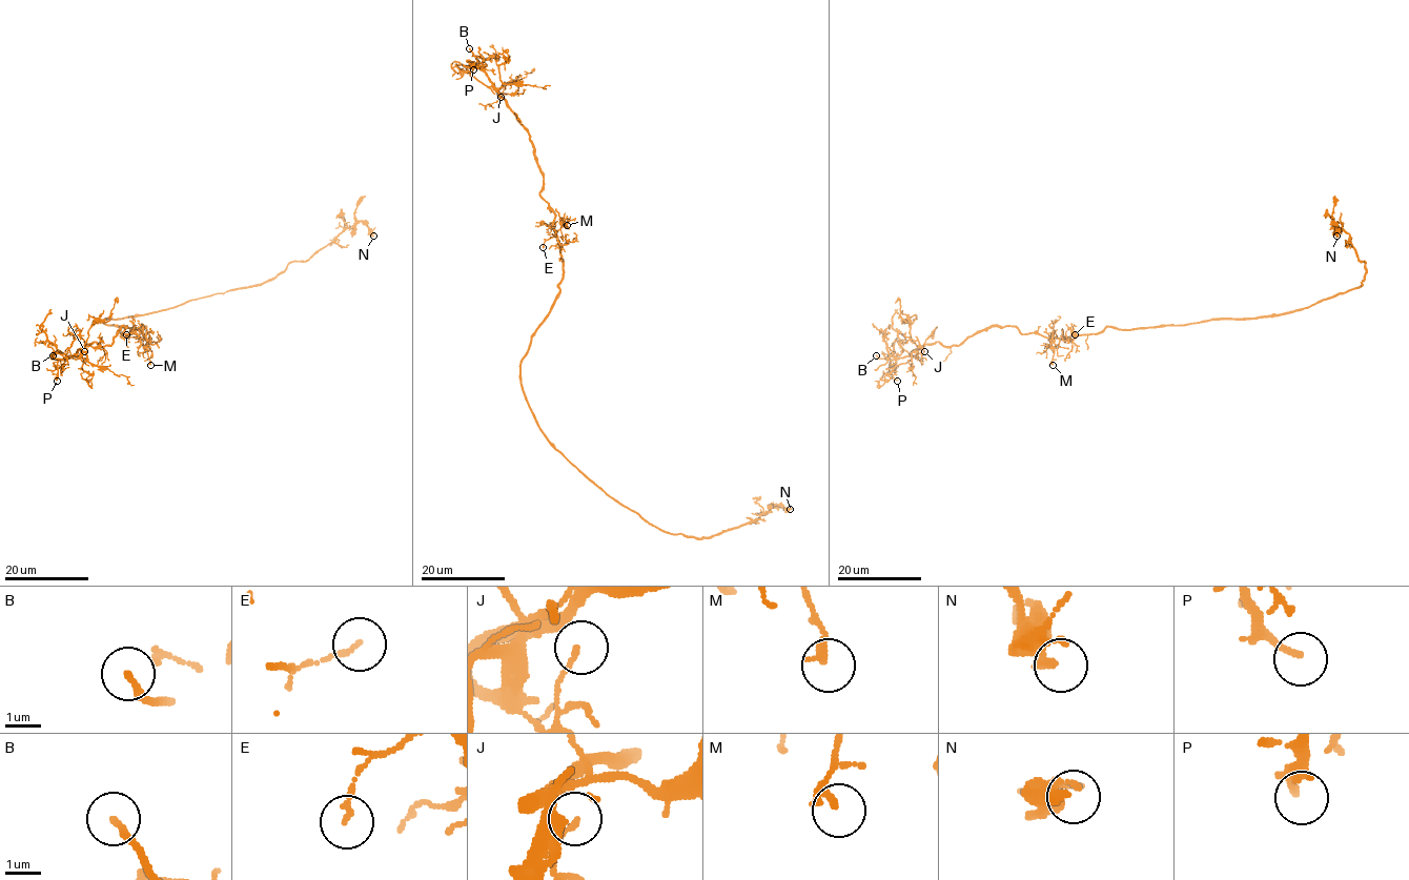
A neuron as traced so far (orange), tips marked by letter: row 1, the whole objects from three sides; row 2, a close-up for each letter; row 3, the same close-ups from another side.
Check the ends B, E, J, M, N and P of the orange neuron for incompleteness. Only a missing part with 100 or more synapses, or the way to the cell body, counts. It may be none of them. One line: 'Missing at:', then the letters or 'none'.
Missing at: B

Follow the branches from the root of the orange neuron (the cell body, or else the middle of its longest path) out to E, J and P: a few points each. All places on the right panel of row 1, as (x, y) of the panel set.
E: (1191, 323), (1131, 329), (1106, 327), (1097, 333), (1073, 339), (1063, 336), (1075, 334)
J: (1191, 323), (1106, 327), (1073, 339), (992, 327), (958, 345), (926, 344), (918, 351), (920, 361), (924, 351)
P: (1191, 323), (1106, 327), (1073, 339), (992, 327), (958, 345), (935, 342), (899, 357), (889, 370), (897, 381)

